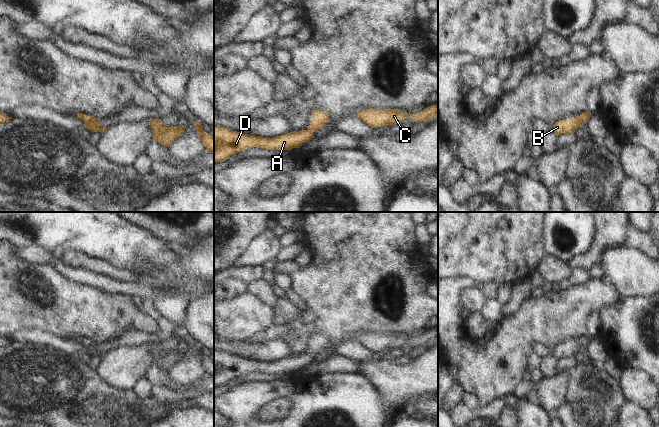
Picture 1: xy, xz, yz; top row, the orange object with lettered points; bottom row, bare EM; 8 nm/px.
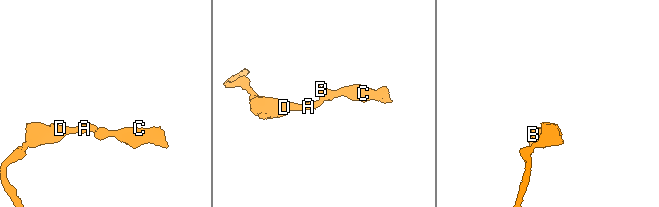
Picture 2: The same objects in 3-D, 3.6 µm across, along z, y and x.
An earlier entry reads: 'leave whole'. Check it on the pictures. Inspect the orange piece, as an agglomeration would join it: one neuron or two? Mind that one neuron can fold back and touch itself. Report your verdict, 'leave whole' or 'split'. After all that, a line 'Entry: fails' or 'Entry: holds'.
leave whole
Entry: holds

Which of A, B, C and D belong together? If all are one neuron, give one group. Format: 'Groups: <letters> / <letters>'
Groups: A B C D.

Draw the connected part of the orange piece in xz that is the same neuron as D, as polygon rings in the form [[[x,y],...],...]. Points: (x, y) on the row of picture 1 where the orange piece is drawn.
[[[314,109],[313,121],[307,130],[291,132],[274,138],[244,134],[228,128],[214,126],[214,163],[227,160],[231,155],[250,148],[267,150],[292,150],[314,138],[314,133],[324,127],[329,113]]]

